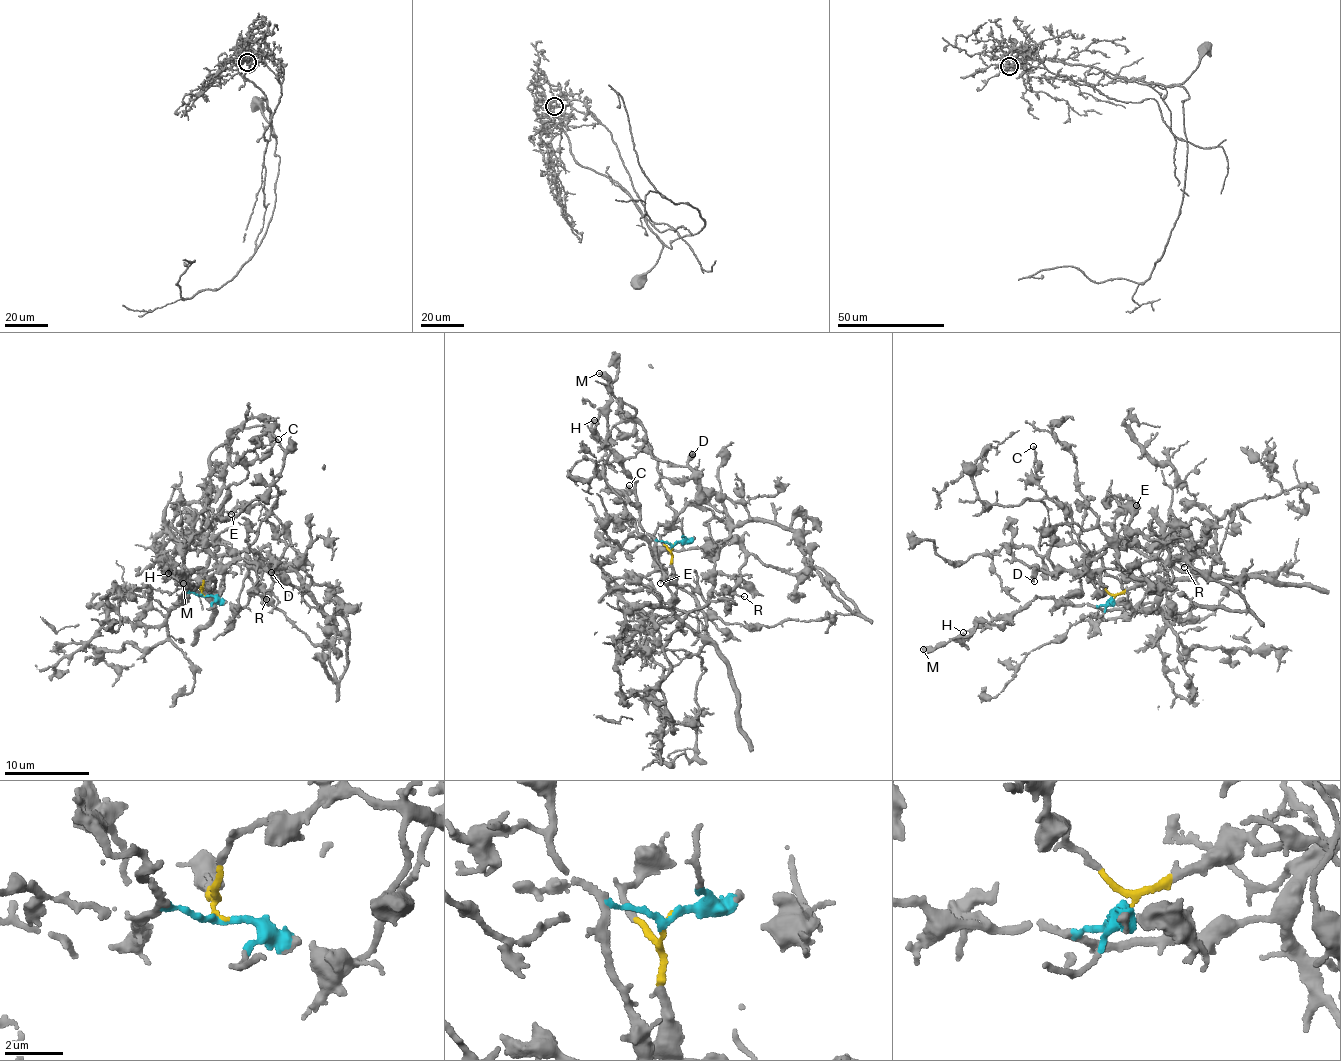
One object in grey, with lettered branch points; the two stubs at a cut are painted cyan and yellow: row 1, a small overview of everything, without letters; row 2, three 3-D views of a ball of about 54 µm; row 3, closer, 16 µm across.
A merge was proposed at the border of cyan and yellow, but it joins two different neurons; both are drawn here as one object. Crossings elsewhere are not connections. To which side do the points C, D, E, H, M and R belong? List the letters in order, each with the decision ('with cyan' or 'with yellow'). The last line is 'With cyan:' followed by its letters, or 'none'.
C: with cyan
D: with yellow
E: with yellow
H: with cyan
M: with cyan
R: with yellow
With cyan: C, H, M

